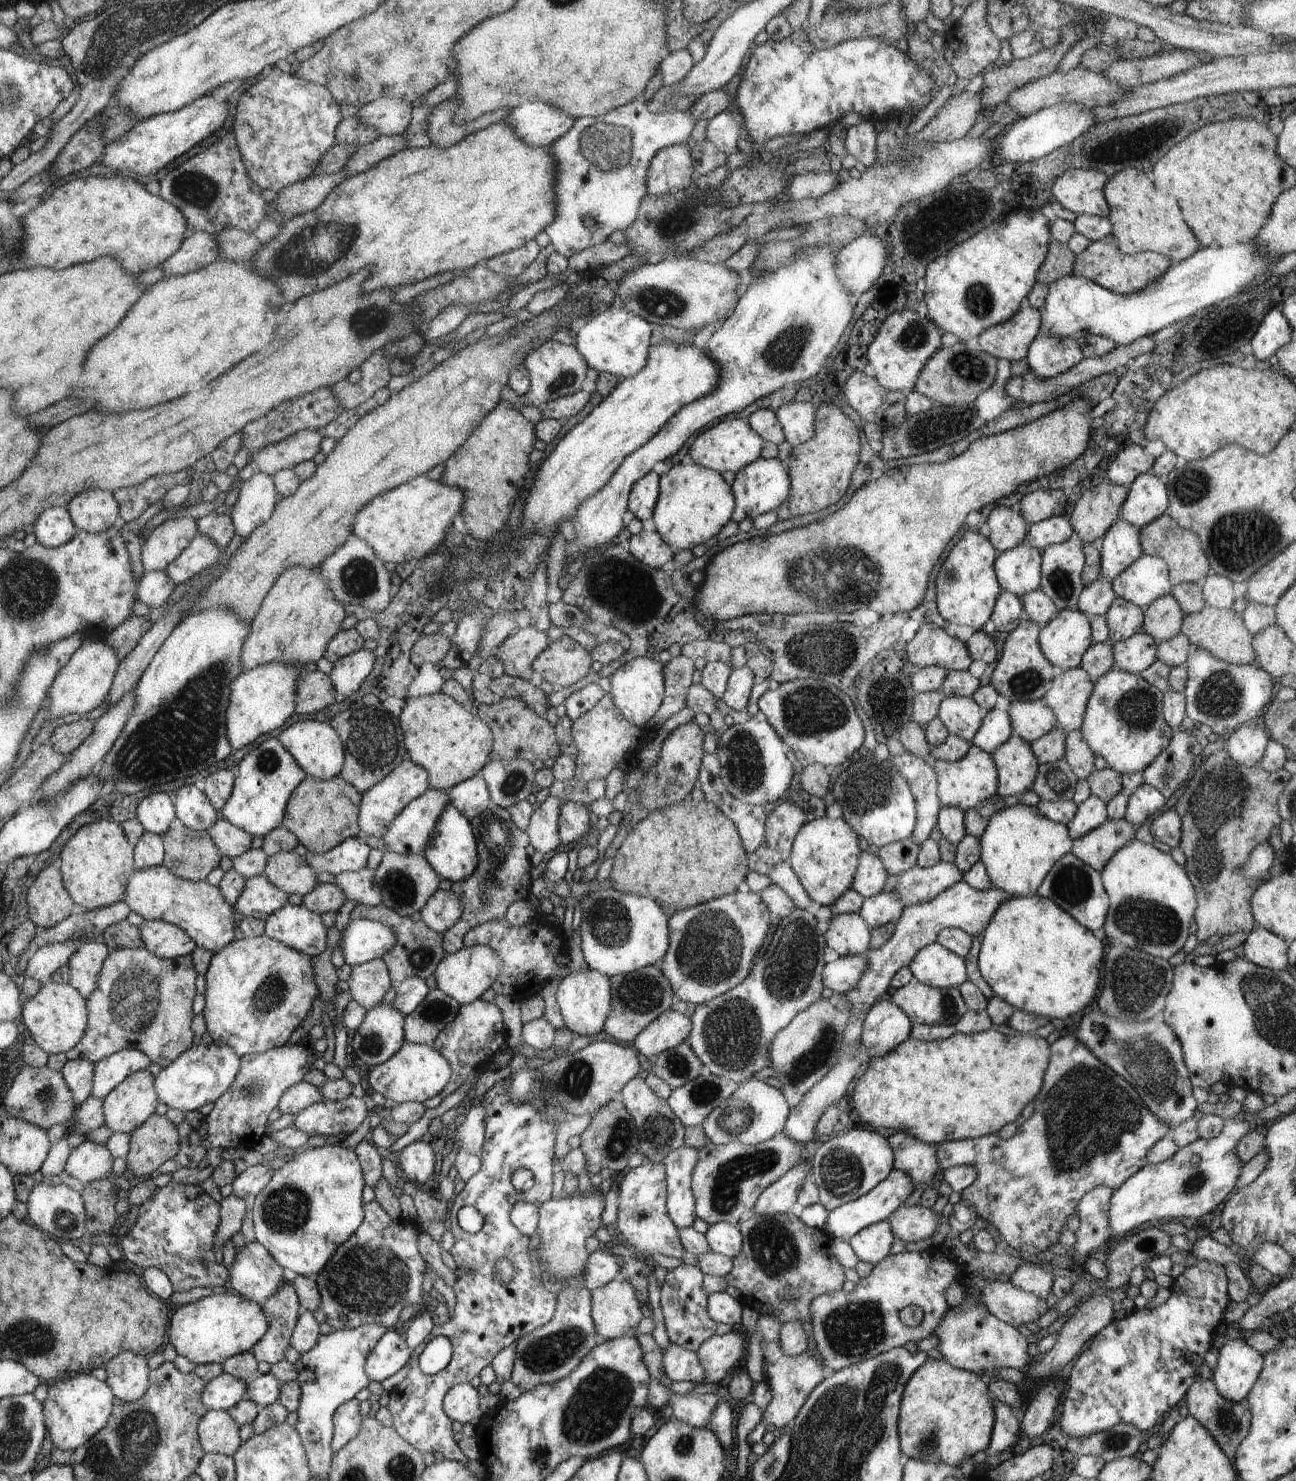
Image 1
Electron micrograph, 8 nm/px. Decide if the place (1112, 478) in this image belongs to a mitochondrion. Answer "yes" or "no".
no

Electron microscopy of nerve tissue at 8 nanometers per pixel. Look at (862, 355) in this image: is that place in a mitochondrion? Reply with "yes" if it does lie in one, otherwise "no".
no

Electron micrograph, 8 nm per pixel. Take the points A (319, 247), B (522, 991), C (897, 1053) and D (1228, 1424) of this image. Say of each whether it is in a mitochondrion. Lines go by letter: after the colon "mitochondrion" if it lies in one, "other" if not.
A: mitochondrion
B: other
C: other
D: mitochondrion

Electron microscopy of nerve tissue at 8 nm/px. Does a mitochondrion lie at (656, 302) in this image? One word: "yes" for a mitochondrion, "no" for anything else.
yes

